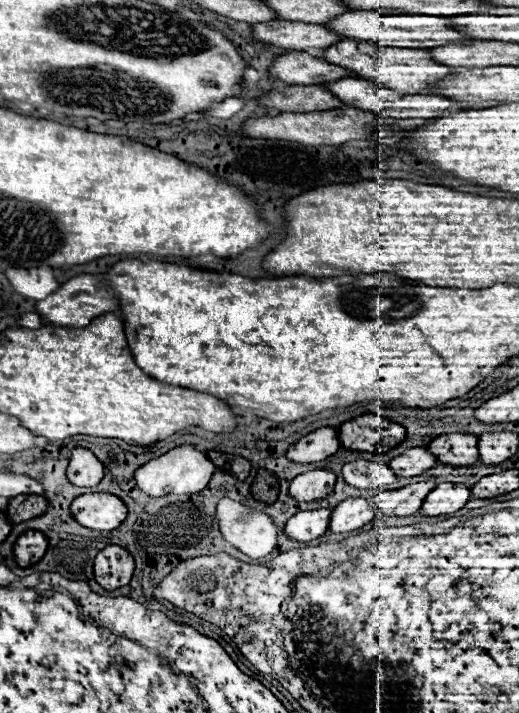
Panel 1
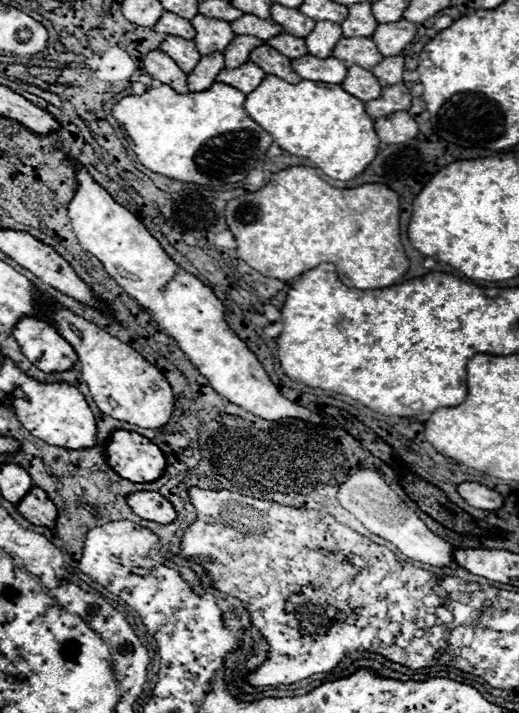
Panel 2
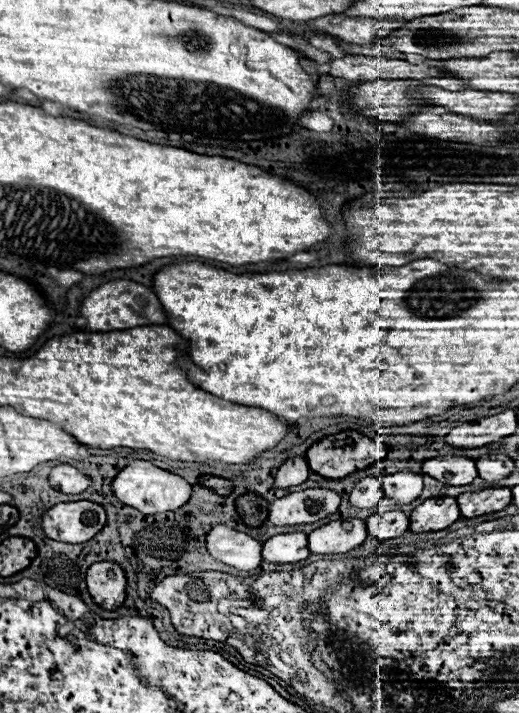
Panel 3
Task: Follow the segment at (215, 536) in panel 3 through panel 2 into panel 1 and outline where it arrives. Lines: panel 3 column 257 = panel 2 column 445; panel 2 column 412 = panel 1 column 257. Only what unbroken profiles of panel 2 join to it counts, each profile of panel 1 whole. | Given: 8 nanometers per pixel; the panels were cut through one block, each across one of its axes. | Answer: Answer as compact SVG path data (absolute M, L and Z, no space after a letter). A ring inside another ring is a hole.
M222 498L216 508L216 518L224 540L248 558L264 558L276 548L276 526L270 516Z

